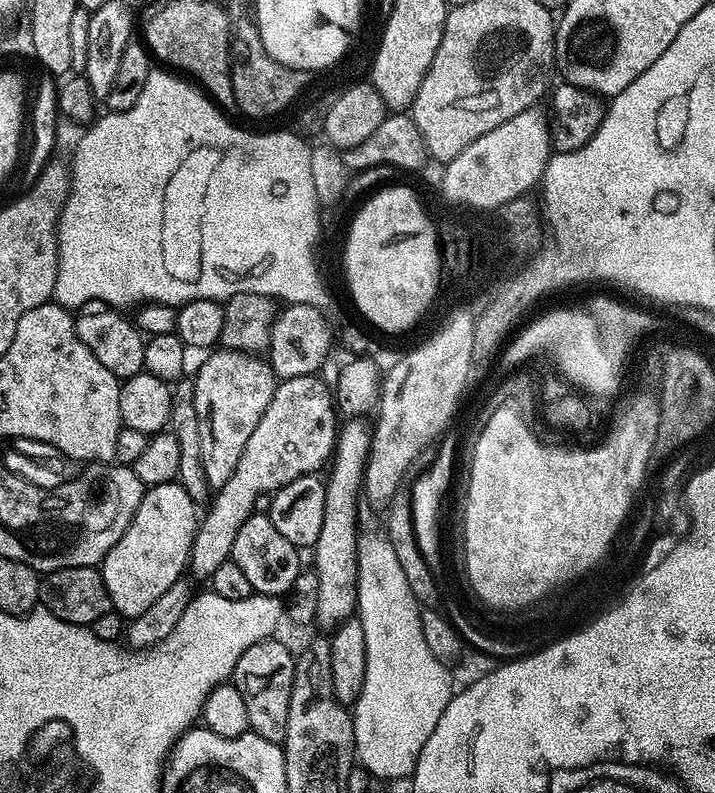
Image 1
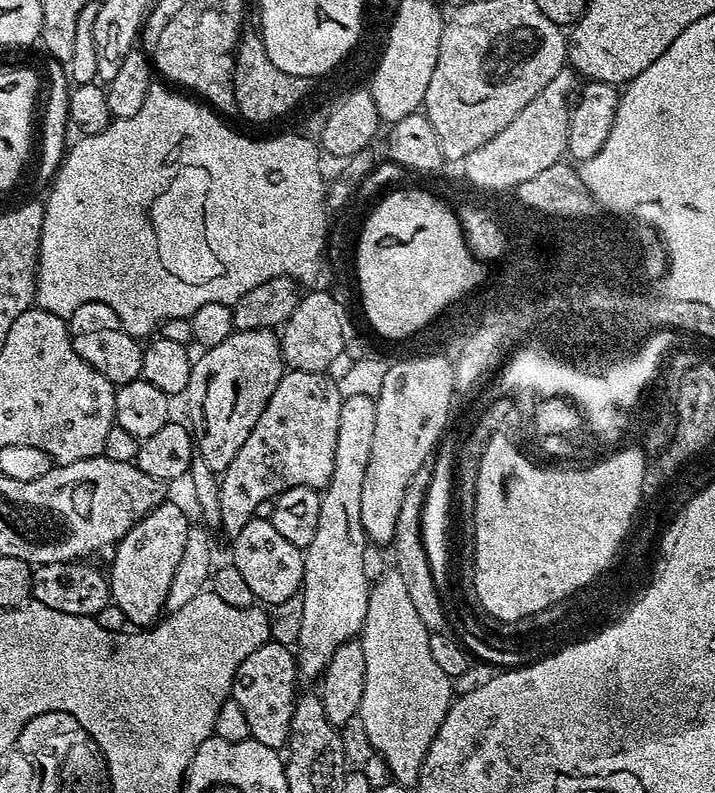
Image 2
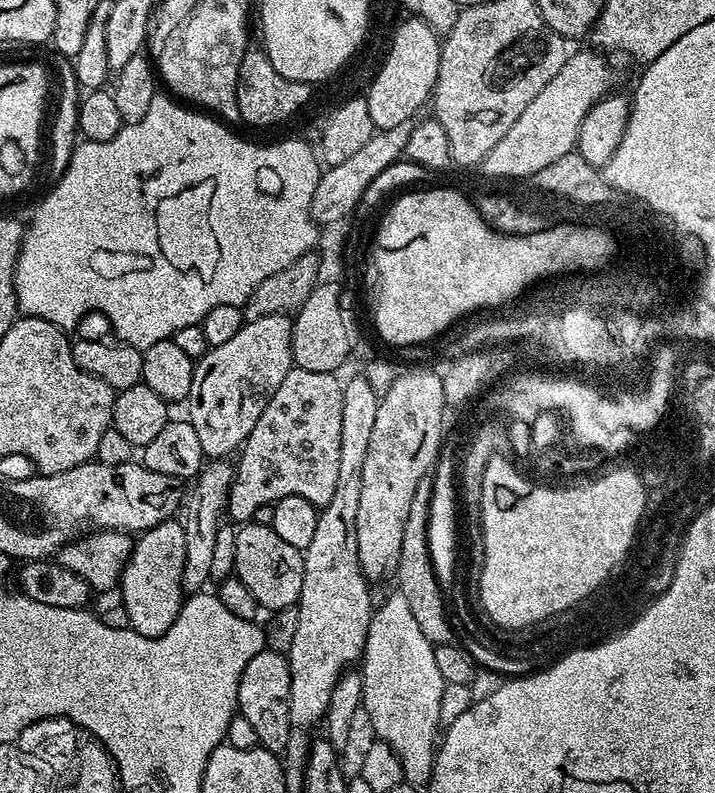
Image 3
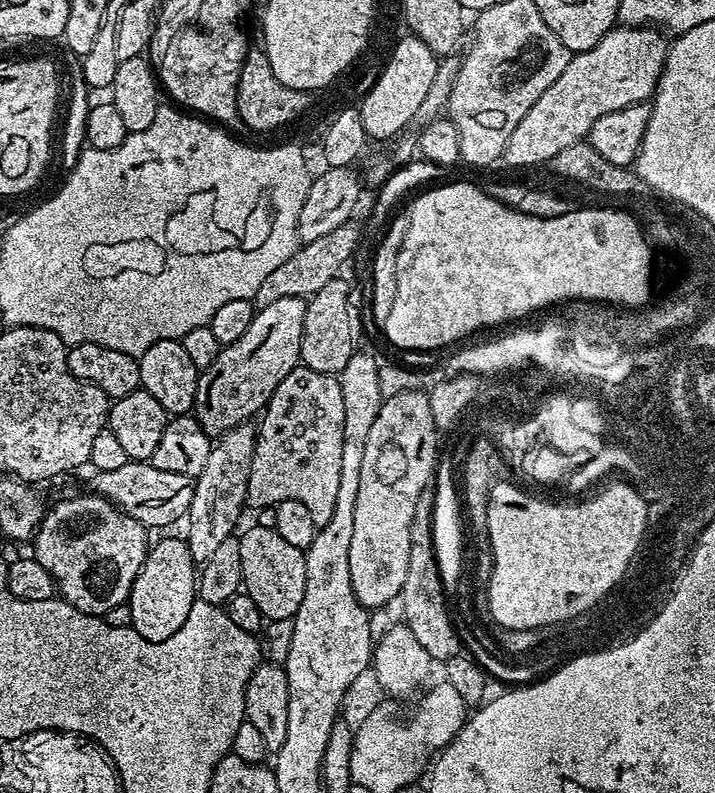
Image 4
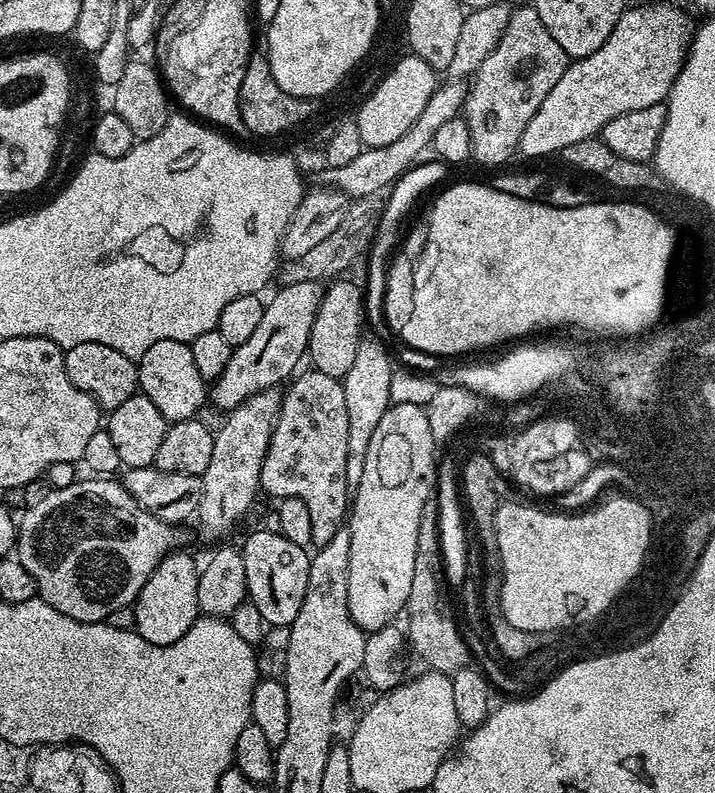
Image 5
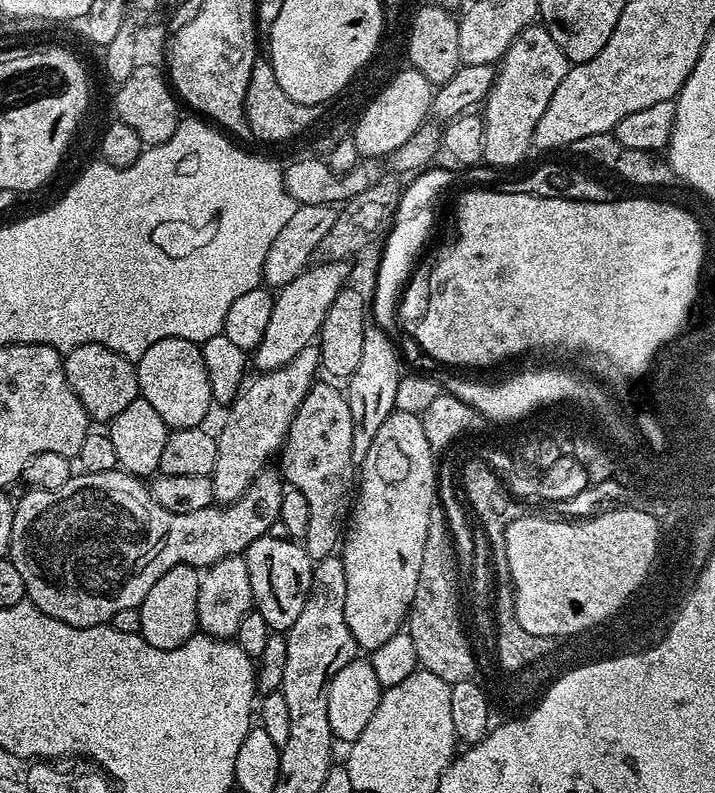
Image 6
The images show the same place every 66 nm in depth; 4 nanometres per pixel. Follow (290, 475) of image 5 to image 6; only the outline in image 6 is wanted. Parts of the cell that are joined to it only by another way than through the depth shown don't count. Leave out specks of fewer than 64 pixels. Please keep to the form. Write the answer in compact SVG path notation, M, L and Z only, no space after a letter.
M332 384L312 385L306 398L302 398L278 452L278 468L285 485L306 494L306 506L310 506L306 547L313 562L333 555L341 547L358 488L354 422L350 418L348 397Z

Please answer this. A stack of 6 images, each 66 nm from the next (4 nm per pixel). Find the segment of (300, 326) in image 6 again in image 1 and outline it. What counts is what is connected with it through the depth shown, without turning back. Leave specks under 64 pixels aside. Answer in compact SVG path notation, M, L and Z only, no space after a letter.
M216 350L204 360L204 365L197 370L193 383L193 402L198 416L198 432L201 434L201 458L205 467L206 478L211 489L219 490L234 474L234 466L238 466L238 458L242 458L242 450L246 450L246 441L254 434L254 426L258 426L258 418L270 406L270 398L274 398L274 390L278 377L271 363L263 355L251 351Z

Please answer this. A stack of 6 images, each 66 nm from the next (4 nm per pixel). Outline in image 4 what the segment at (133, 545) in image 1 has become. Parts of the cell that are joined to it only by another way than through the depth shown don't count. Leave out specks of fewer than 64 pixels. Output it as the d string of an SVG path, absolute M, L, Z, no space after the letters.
M168 536L151 545L148 556L142 562L142 570L134 578L127 603L130 606L132 629L150 642L162 642L178 630L182 622L190 618L190 606L198 598L198 565L190 554L187 539Z

